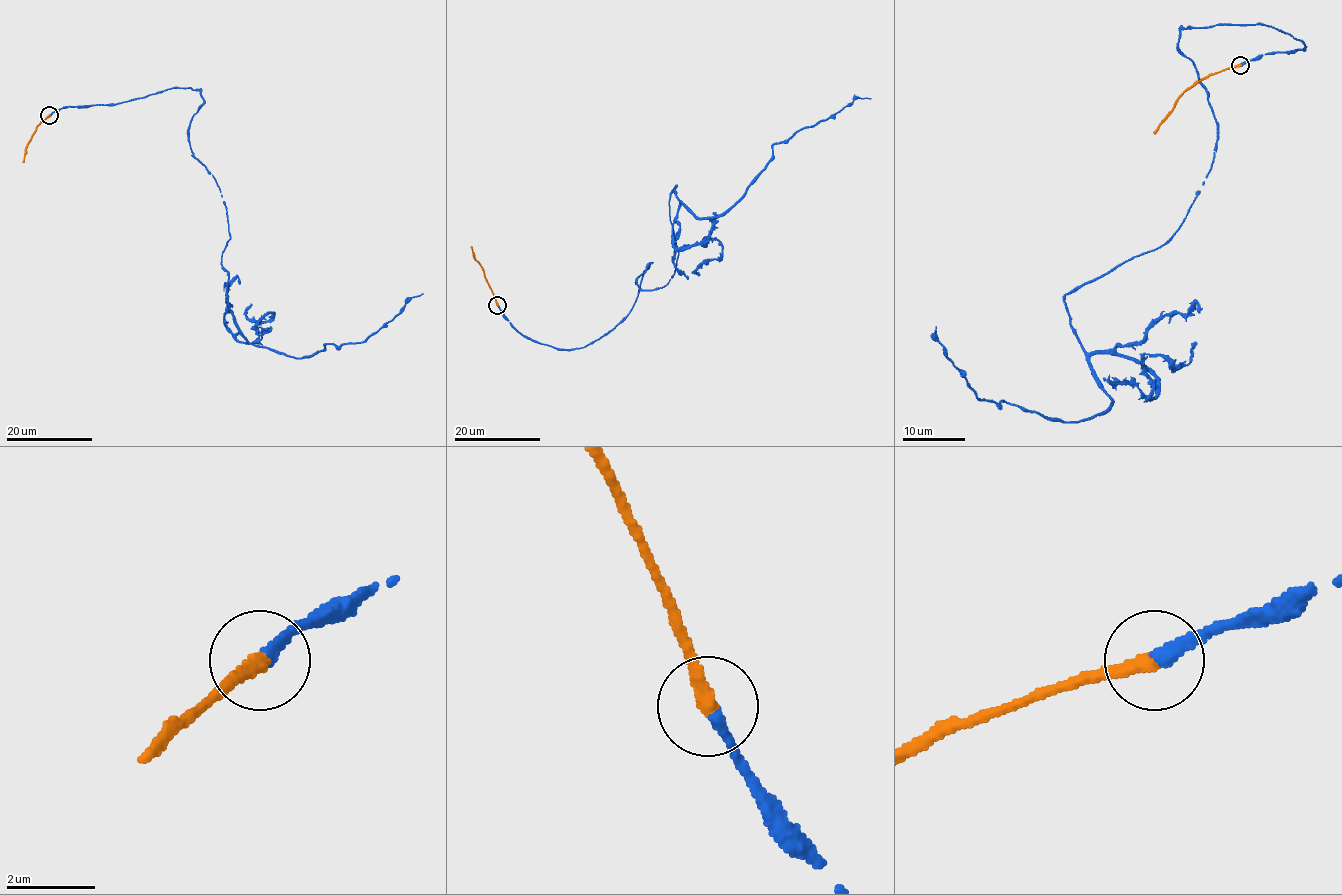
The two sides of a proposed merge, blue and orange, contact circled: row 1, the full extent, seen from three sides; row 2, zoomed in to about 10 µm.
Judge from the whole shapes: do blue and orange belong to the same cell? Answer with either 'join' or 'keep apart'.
join

